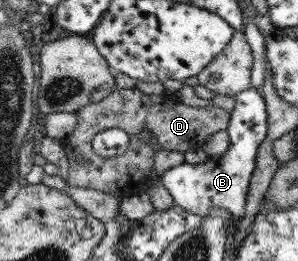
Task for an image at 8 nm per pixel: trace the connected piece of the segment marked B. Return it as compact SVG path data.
M250 85L248 89L235 95L235 107L231 112L229 126L226 129L230 138L228 151L224 151L224 155L212 157L206 163L191 164L184 161L183 164L166 170L160 176L160 183L170 192L175 205L186 211L204 216L214 206L228 208L230 219L228 219L228 227L226 227L226 236L228 236L229 242L232 242L235 231L238 229L238 222L246 208L250 180L256 169L257 151L268 131L266 124L264 94L258 88Z

